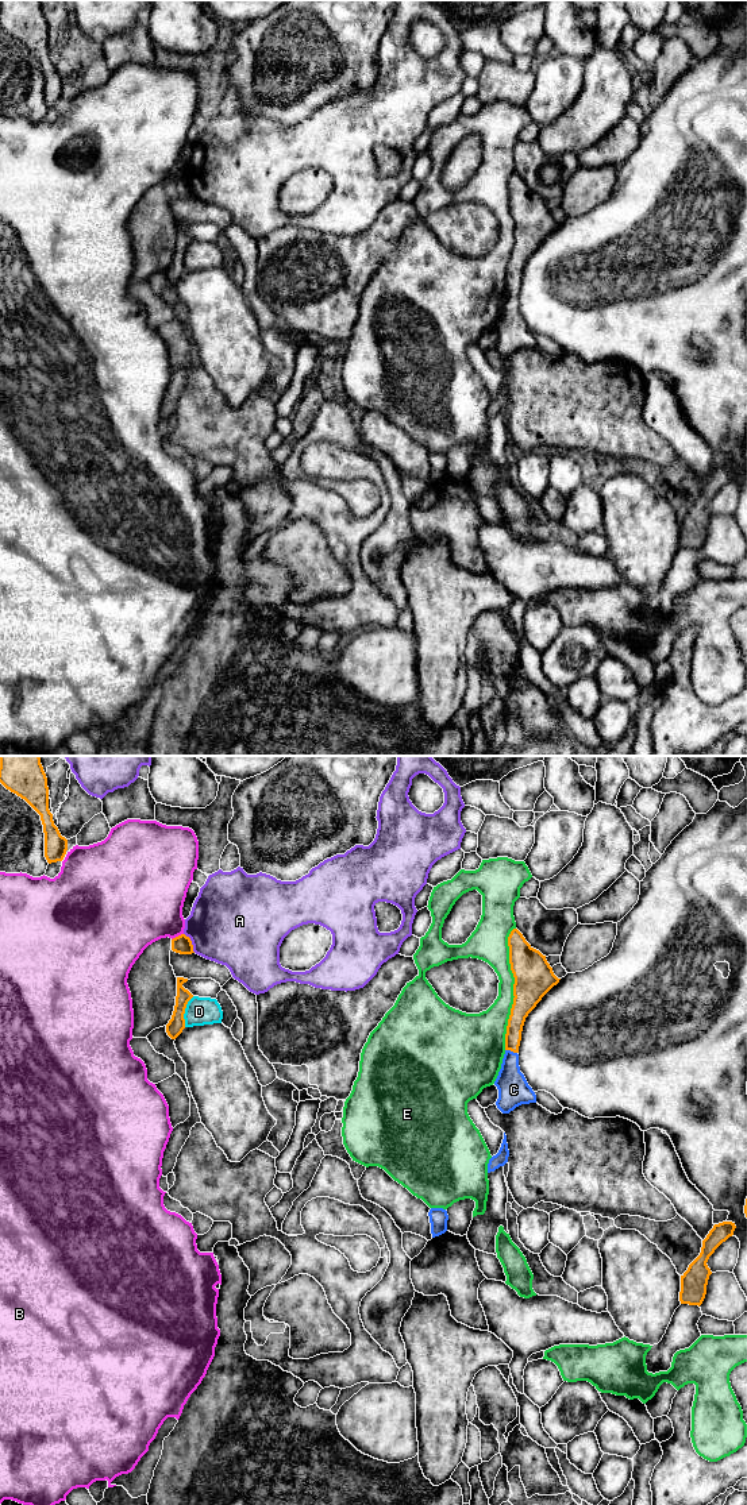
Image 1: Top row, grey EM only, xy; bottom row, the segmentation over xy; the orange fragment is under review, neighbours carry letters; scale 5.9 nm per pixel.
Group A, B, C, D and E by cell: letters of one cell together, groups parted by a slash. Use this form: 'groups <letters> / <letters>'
groups A / B / C / D / E

